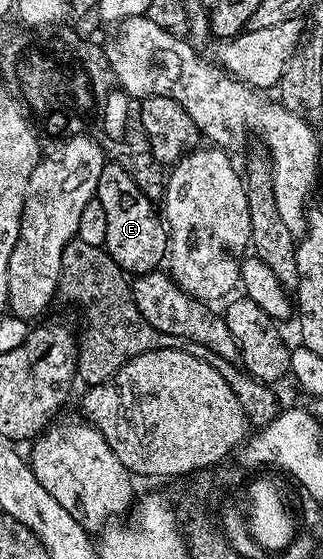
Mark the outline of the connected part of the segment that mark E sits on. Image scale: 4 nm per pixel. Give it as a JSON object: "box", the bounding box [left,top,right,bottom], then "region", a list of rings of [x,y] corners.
{"box":[95,161,170,276],"region":[[[106,161],[99,176],[95,197],[103,204],[107,215],[107,236],[104,242],[105,251],[119,264],[126,275],[140,276],[154,273],[157,266],[166,261],[169,249],[170,231],[162,215],[155,207],[154,199],[148,198],[131,175],[117,162]]]}

